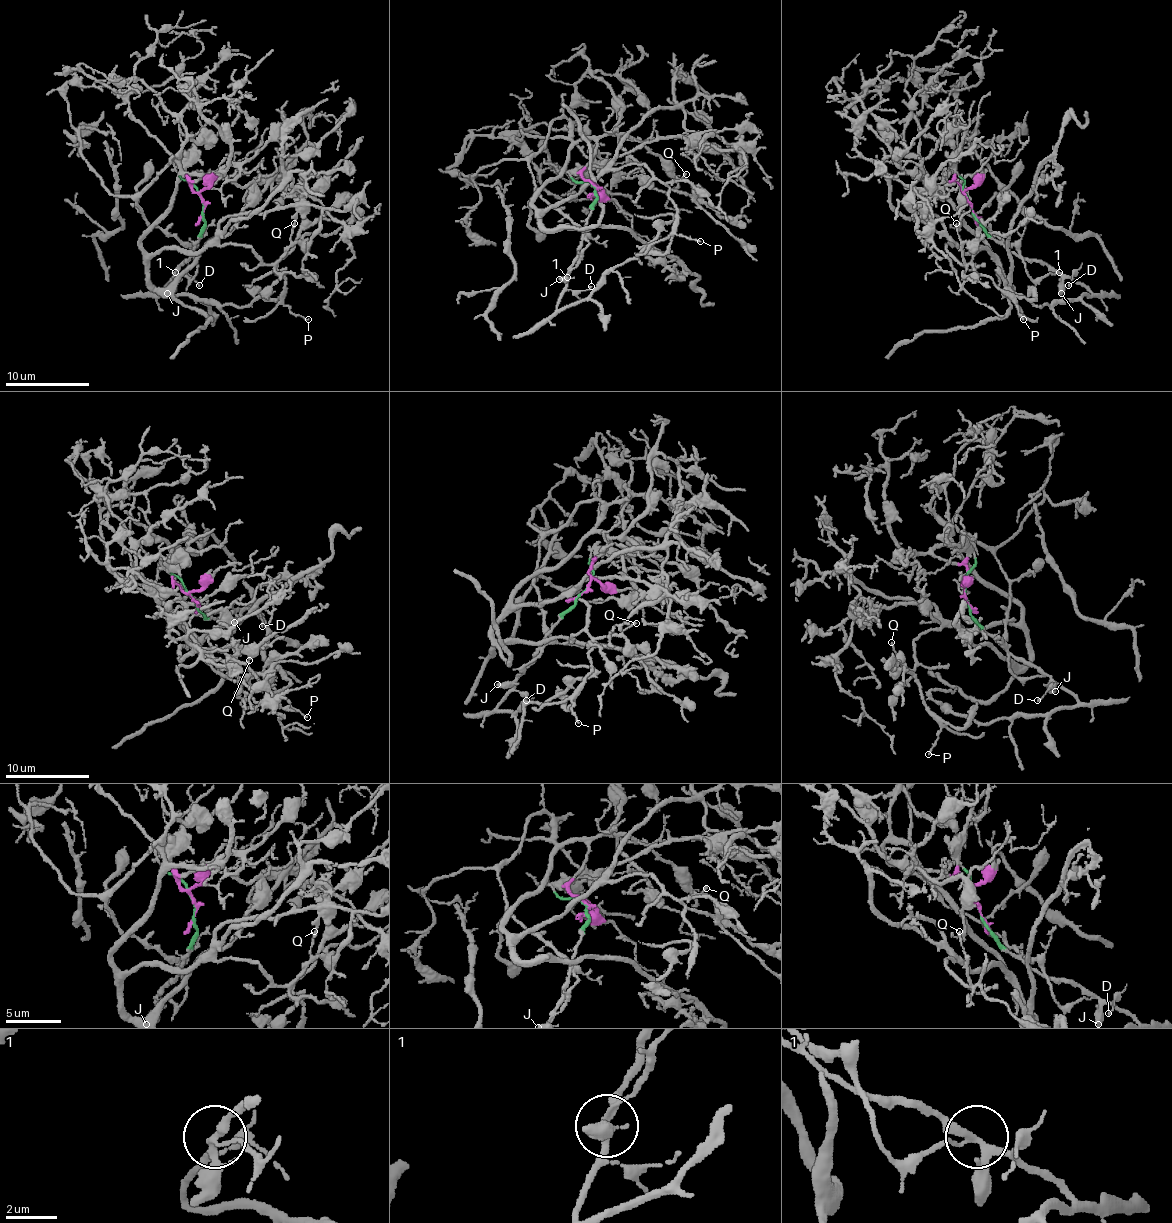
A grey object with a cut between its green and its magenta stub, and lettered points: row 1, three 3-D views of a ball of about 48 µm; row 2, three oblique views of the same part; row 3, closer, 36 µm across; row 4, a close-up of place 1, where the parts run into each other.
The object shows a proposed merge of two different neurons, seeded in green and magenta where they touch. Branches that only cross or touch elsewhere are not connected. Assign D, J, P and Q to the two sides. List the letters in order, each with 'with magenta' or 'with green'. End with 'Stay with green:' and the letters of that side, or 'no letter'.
D: with green
J: with green
P: with magenta
Q: with magenta
Stay with green: D, J

